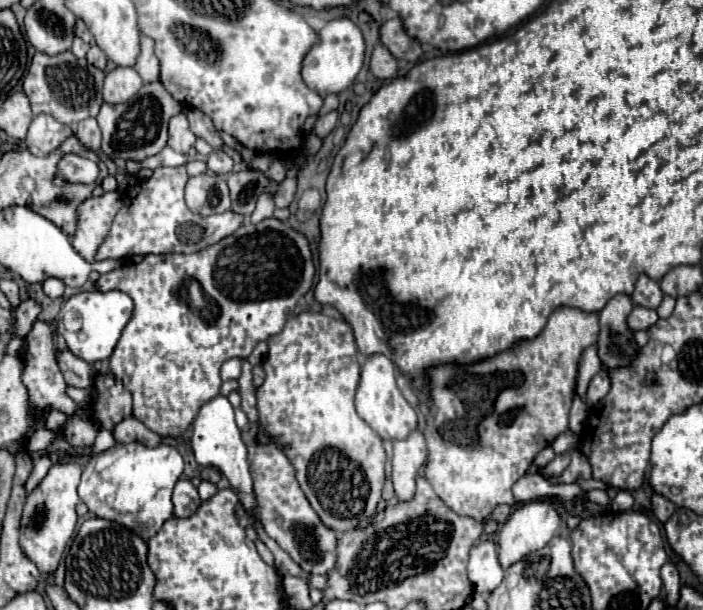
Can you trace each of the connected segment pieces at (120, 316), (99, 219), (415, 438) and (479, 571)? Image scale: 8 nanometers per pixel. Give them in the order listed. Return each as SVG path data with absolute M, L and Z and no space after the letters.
M90 290L90 292L78 292L72 298L68 298L60 312L58 312L58 334L64 336L68 350L82 358L88 364L108 360L114 346L118 344L120 332L128 324L132 316L132 300L124 292L112 290L112 292L100 292L100 290Z
M104 192L102 196L90 196L82 202L82 210L78 210L78 230L72 236L72 246L86 258L86 262L94 262L96 250L106 240L110 232L112 220L120 210L120 194Z
M414 430L410 438L392 442L394 458L392 458L392 482L398 500L410 500L416 490L416 474L418 468L426 462L426 440L420 430Z
M482 538L470 550L468 578L474 584L474 592L488 594L502 582L502 566L498 562L498 544L494 540Z

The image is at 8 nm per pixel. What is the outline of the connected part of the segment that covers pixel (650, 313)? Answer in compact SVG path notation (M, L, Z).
M636 306L636 308L632 308L632 312L630 312L628 326L630 326L630 330L646 330L646 328L652 326L656 320L658 320L658 316L656 316L654 310Z

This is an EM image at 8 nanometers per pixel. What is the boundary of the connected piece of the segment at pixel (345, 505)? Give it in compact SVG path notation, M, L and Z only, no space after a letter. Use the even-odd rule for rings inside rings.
M300 312L286 320L282 332L268 338L268 354L264 360L266 378L256 390L258 418L262 428L288 446L286 456L296 468L296 478L318 512L322 522L336 530L346 532L358 524L368 524L384 486L386 454L378 434L356 414L354 394L360 380L360 362L354 346L350 324L334 320L322 312Z

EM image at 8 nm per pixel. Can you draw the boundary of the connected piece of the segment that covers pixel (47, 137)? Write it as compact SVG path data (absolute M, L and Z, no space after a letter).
M38 114L32 120L24 142L34 156L46 156L56 150L68 136L72 136L70 126L58 122L48 114Z

